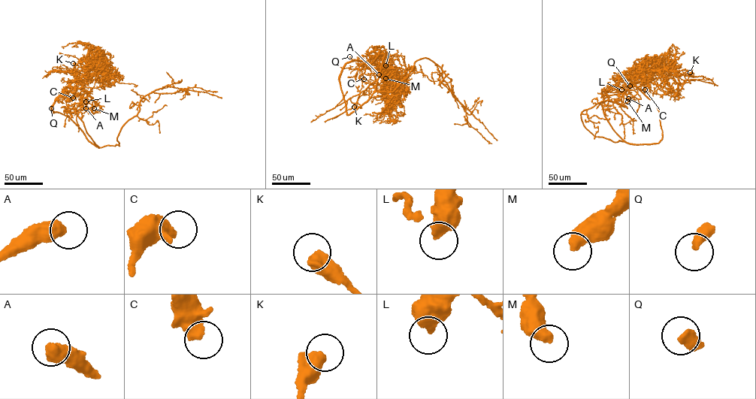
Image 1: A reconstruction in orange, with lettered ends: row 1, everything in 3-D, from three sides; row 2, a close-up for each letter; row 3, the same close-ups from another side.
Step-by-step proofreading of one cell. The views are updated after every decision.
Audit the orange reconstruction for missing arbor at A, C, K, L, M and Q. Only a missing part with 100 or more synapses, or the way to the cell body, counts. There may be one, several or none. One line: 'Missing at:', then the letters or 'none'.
Missing at: Q

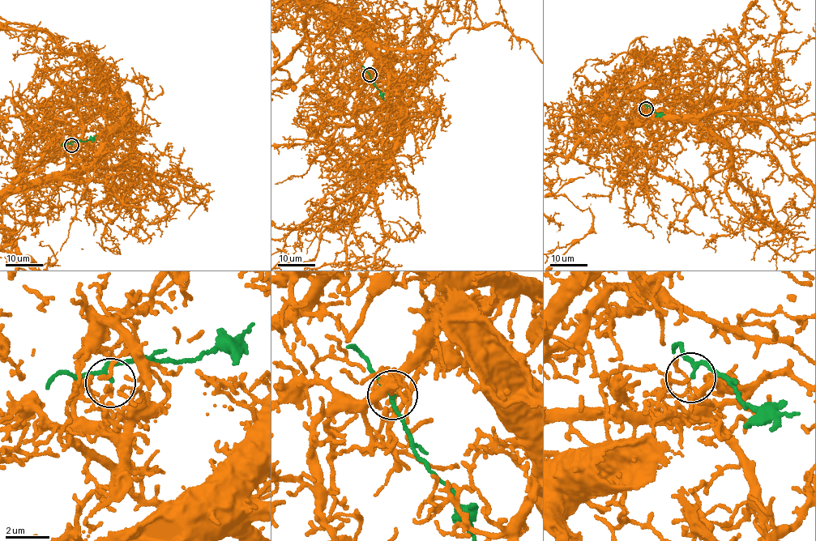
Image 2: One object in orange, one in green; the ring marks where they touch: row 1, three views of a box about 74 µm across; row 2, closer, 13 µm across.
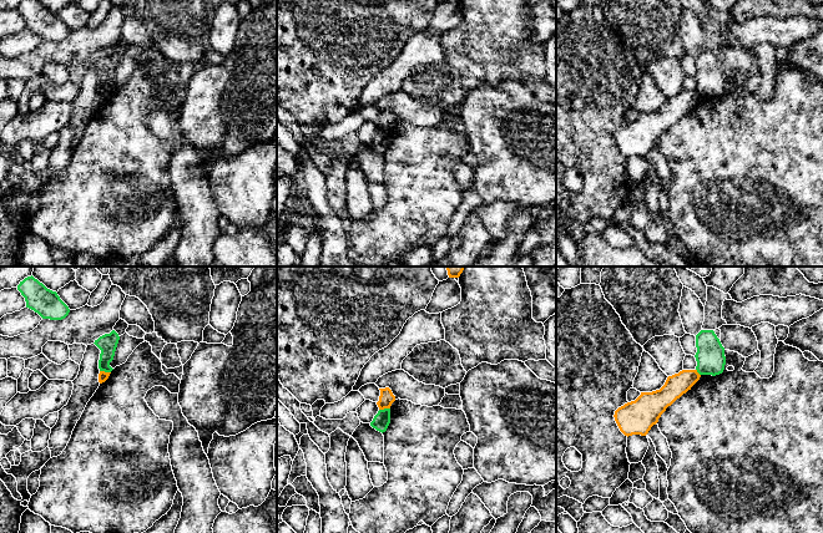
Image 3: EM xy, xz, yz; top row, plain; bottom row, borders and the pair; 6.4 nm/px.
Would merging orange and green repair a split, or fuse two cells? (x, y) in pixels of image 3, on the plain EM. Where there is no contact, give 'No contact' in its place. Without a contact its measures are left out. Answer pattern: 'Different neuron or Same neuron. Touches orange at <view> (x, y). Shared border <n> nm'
Different neuron. Touches orange at xy (104, 92). Shared border 70 nm

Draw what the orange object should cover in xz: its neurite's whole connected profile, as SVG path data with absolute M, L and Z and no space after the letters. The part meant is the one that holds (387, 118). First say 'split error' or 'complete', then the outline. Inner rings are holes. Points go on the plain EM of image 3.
complete; M389 108L379 111L380 111L380 117L379 122L377 123L379 131L390 130L392 125L395 122L395 117L393 116Z

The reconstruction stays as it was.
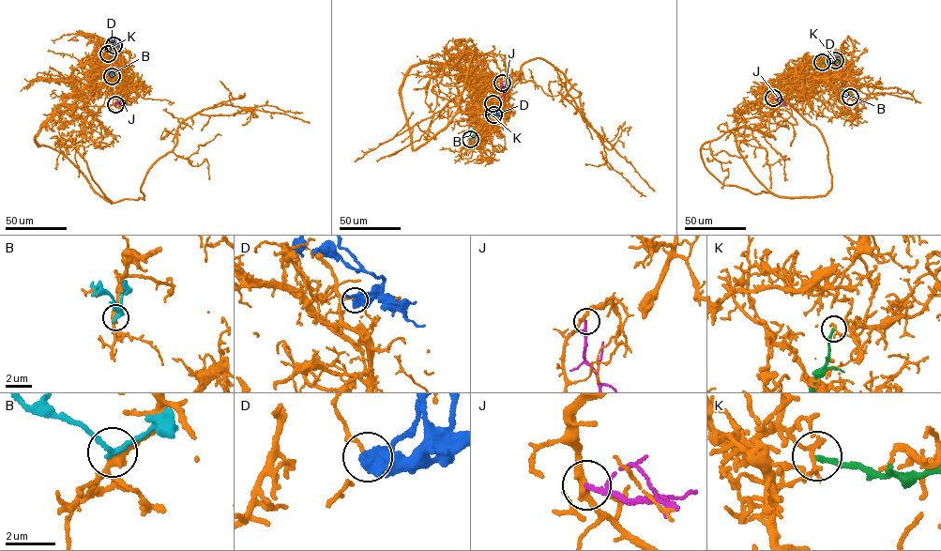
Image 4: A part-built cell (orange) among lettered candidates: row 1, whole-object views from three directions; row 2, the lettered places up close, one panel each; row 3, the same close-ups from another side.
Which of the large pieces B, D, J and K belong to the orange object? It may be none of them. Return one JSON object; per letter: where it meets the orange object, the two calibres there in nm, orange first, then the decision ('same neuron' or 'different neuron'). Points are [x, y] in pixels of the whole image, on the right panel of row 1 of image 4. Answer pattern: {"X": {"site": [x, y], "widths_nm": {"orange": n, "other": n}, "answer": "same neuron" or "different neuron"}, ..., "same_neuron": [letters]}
{"B": {"site": [850, 97], "widths_nm": {"orange": 260, "other": 220}, "answer": "different neuron"}, "D": {"site": [835, 60], "widths_nm": {"orange": 140, "other": 700}, "answer": "different neuron"}, "J": {"site": [773, 98], "widths_nm": {"orange": 260, "other": 150}, "answer": "different neuron"}, "K": {"site": [822, 62], "widths_nm": {"orange": 200, "other": 200}, "answer": "different neuron"}, "same_neuron": []}

